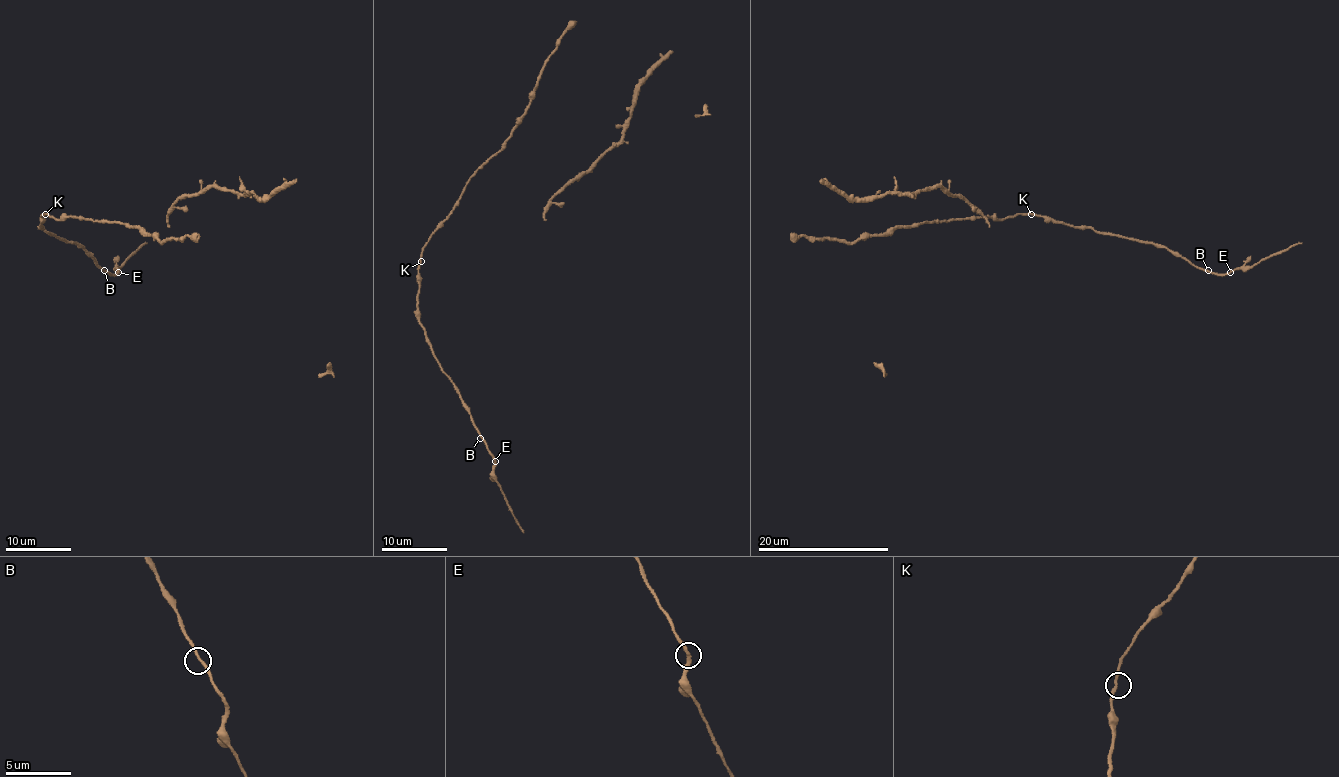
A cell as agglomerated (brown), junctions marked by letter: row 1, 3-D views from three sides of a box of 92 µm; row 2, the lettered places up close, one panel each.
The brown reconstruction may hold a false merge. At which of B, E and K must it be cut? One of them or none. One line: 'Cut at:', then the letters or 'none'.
Cut at: none

